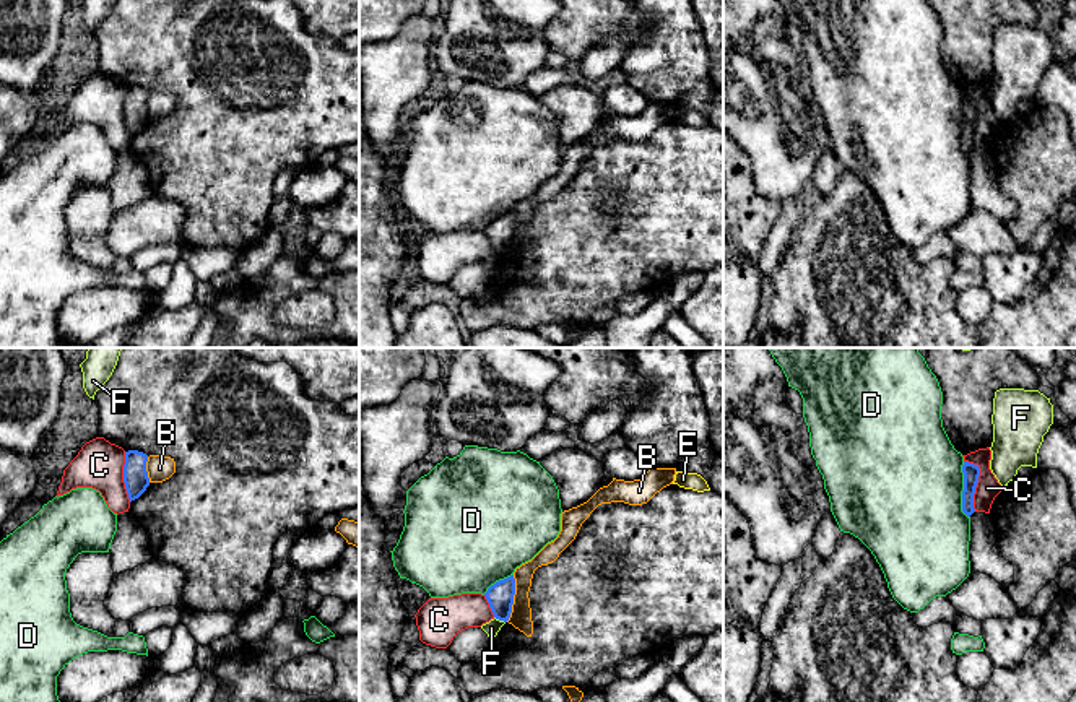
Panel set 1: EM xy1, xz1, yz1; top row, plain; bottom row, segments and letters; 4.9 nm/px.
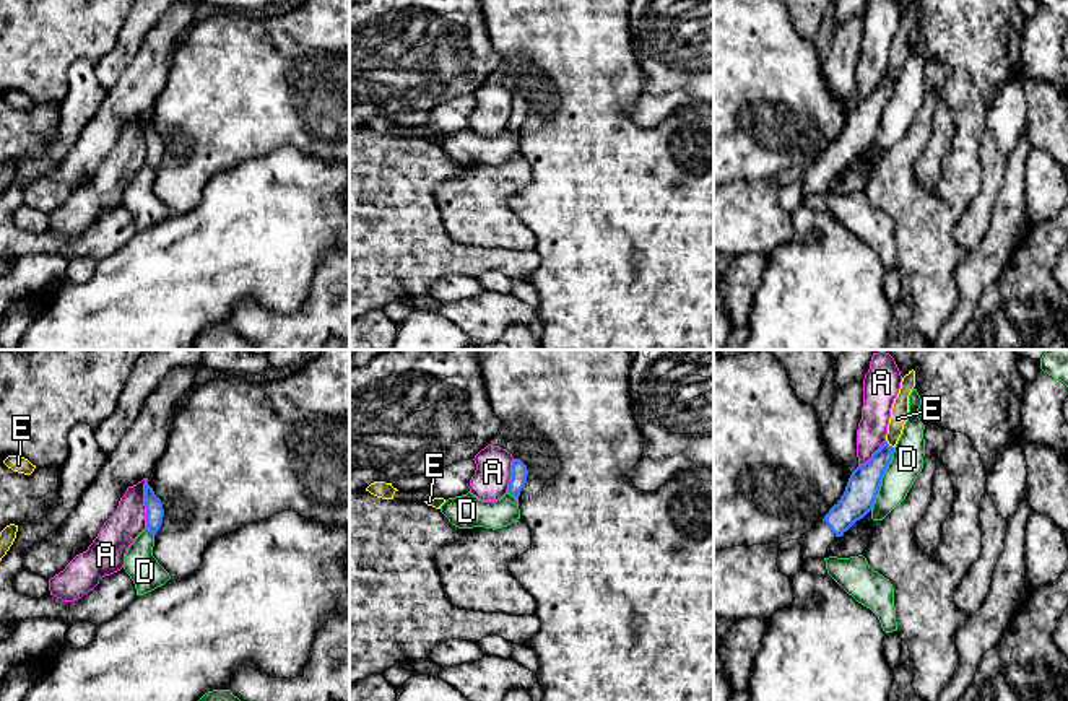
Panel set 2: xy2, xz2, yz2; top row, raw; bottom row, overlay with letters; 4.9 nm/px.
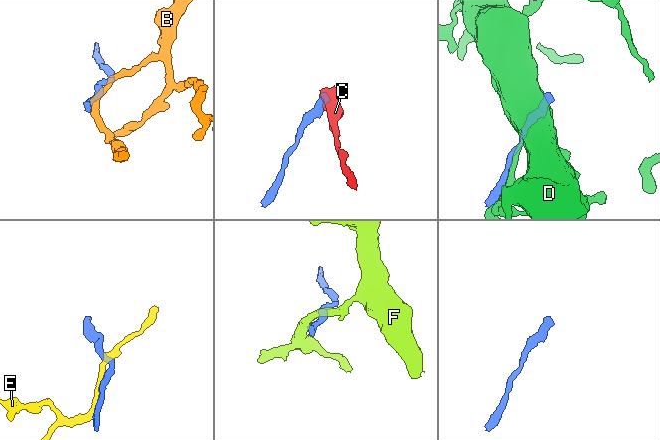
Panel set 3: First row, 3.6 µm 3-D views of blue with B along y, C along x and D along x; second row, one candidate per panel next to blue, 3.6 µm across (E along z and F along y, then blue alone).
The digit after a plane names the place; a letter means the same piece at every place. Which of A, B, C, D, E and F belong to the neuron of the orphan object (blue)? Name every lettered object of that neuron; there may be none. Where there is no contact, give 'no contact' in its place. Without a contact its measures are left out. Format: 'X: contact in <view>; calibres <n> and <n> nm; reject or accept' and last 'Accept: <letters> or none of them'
A: contact in xy2; calibres 90 and 170 nm; reject
B: contact in xz1; calibres 130 and 110 nm; reject
C: contact in yz1; calibres 80 and 110 nm; reject
D: contact in yz2; calibres 160 and 160 nm; reject
E: contact in yz2; calibres 160 and 90 nm; reject
F: contact in xz1; calibres 130 and 70 nm; reject
Accept: none of them

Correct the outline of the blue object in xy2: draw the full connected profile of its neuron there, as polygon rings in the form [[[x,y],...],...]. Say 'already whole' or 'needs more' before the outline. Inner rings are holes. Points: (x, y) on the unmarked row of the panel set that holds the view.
already whole | [[[145,119],[145,142],[146,142],[146,164],[156,171],[163,159],[164,145],[161,135],[154,130],[153,124]]]

